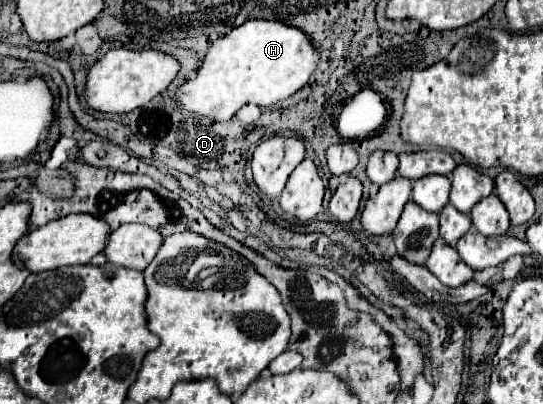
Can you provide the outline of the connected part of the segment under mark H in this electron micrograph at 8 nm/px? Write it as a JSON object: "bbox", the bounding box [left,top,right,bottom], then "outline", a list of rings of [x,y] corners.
{"bbox":[177,20,319,122],"outline":[[[247,20],[211,44],[197,76],[181,86],[177,98],[189,112],[227,122],[243,104],[273,106],[289,98],[309,82],[317,62],[319,52],[299,28],[271,20]]]}

